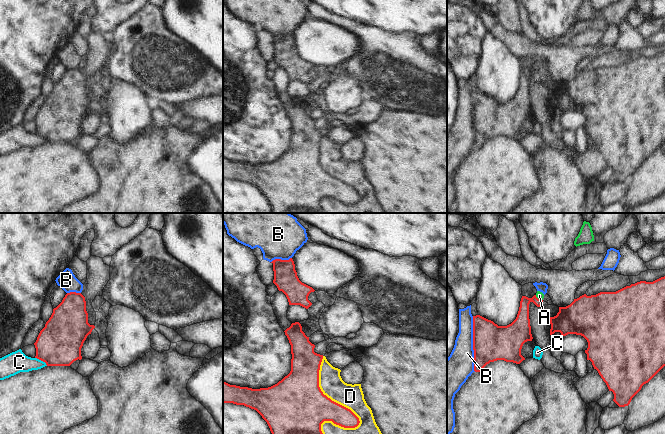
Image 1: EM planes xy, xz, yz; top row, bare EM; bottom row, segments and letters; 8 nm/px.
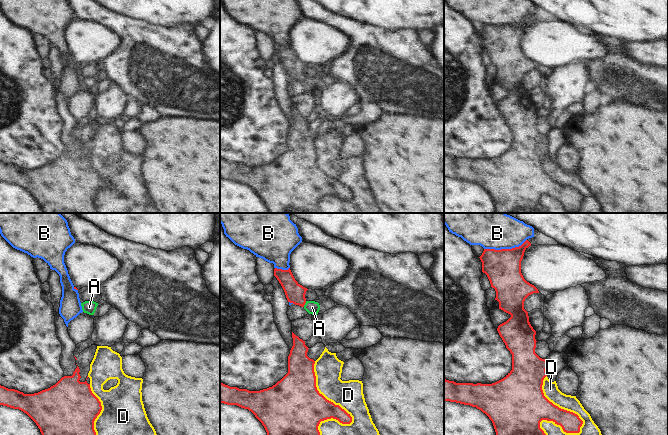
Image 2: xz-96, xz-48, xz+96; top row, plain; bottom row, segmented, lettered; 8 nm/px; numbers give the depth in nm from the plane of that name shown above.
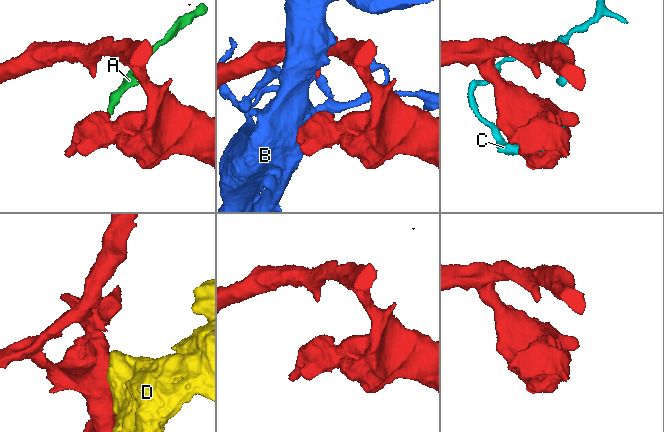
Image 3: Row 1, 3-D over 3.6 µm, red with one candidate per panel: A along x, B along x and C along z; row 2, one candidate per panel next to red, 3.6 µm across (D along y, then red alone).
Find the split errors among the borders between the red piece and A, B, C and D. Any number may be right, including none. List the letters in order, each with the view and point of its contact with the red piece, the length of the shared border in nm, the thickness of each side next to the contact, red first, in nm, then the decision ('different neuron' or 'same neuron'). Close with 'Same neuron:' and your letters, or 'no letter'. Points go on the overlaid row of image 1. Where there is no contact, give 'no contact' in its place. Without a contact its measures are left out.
A: contact yz (539, 299); length 80 nm; calibres 140 and 60 nm; same neuron
B: contact yz (473, 344); length 440 nm; calibres 300 and 220 nm; different neuron
C: contact xy (41, 360); length 120 nm; calibres 360 and 170 nm; different neuron
D: contact xz (326, 396); length 650 nm; calibres 460 and 190 nm; different neuron
Same neuron: A

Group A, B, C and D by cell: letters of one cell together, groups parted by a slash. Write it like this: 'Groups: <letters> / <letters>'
Groups: A / B / C / D.

